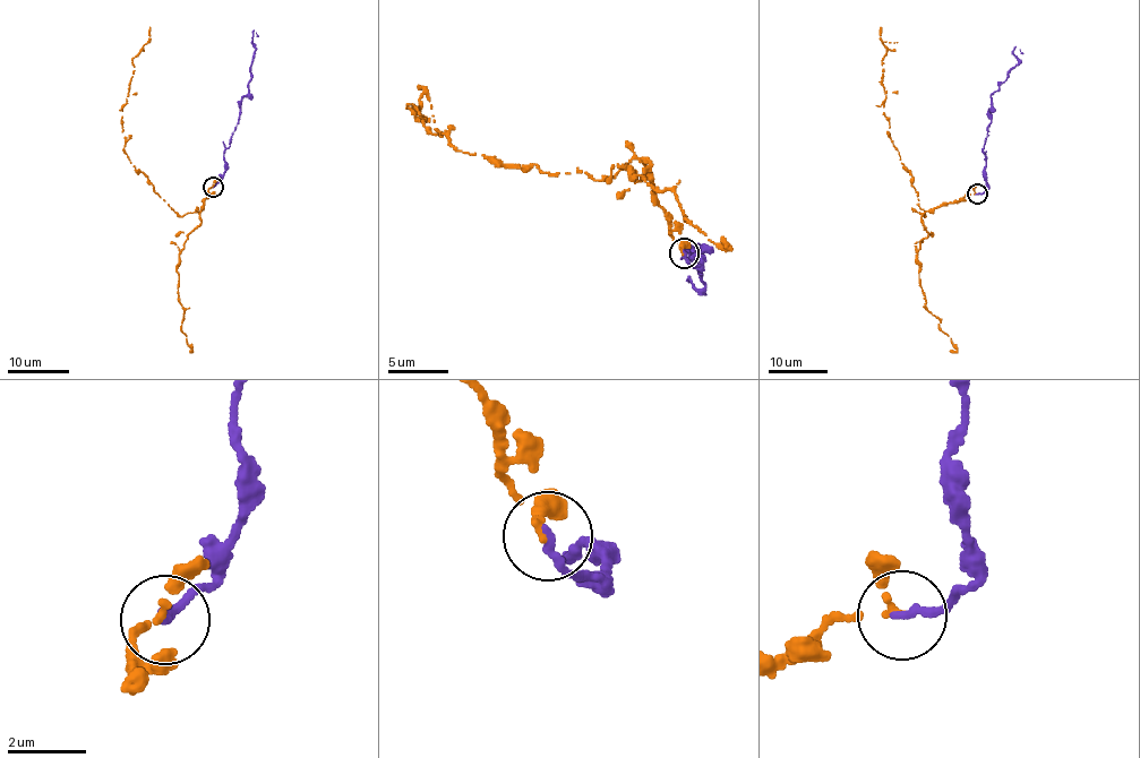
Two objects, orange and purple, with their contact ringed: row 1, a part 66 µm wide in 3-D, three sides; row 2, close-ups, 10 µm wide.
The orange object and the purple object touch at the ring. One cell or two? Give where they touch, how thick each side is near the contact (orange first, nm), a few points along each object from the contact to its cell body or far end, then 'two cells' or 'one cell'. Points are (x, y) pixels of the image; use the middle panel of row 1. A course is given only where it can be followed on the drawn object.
(684, 252) | 130/240 nm | orange via (684, 252), (635, 157), (599, 180), (506, 166), (431, 135), (408, 104), (423, 93), (435, 122) | purple via (684, 252), (700, 266), (688, 259), (701, 248), (704, 286), (687, 278), (706, 293) | one cell

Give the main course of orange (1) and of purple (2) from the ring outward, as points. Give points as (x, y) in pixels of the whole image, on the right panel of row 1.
1: (976, 195), (920, 214), (925, 217), (883, 114), (886, 48), (882, 43), (898, 42)
2: (976, 195), (986, 189), (983, 145), (988, 135), (990, 96), (1017, 63), (1013, 50), (1020, 49), (1022, 53)

